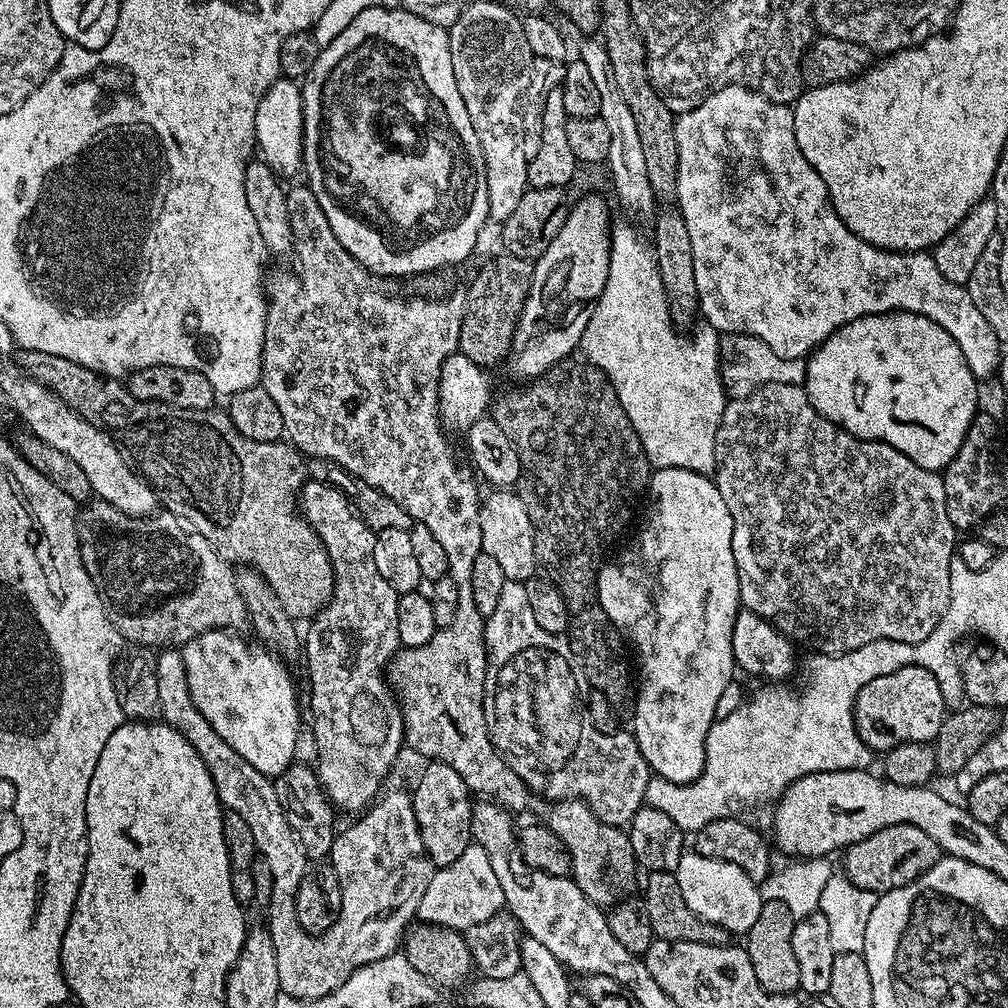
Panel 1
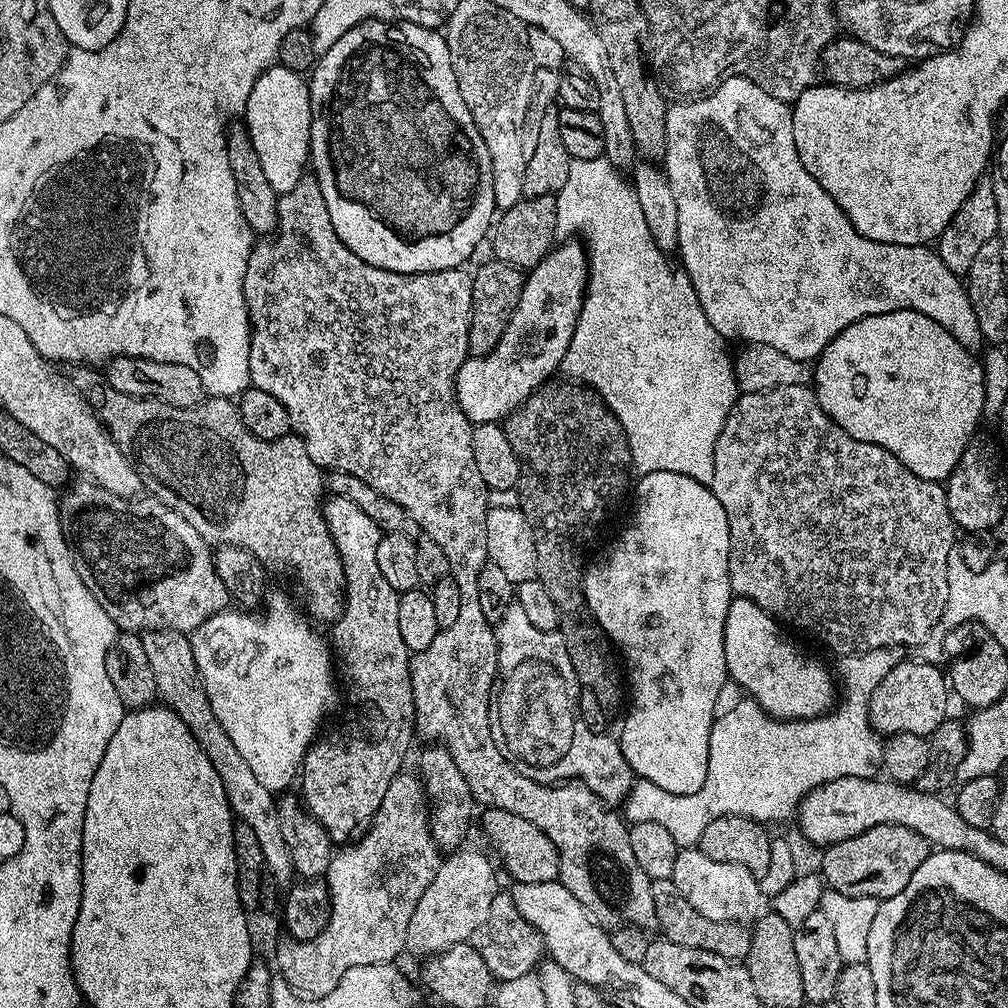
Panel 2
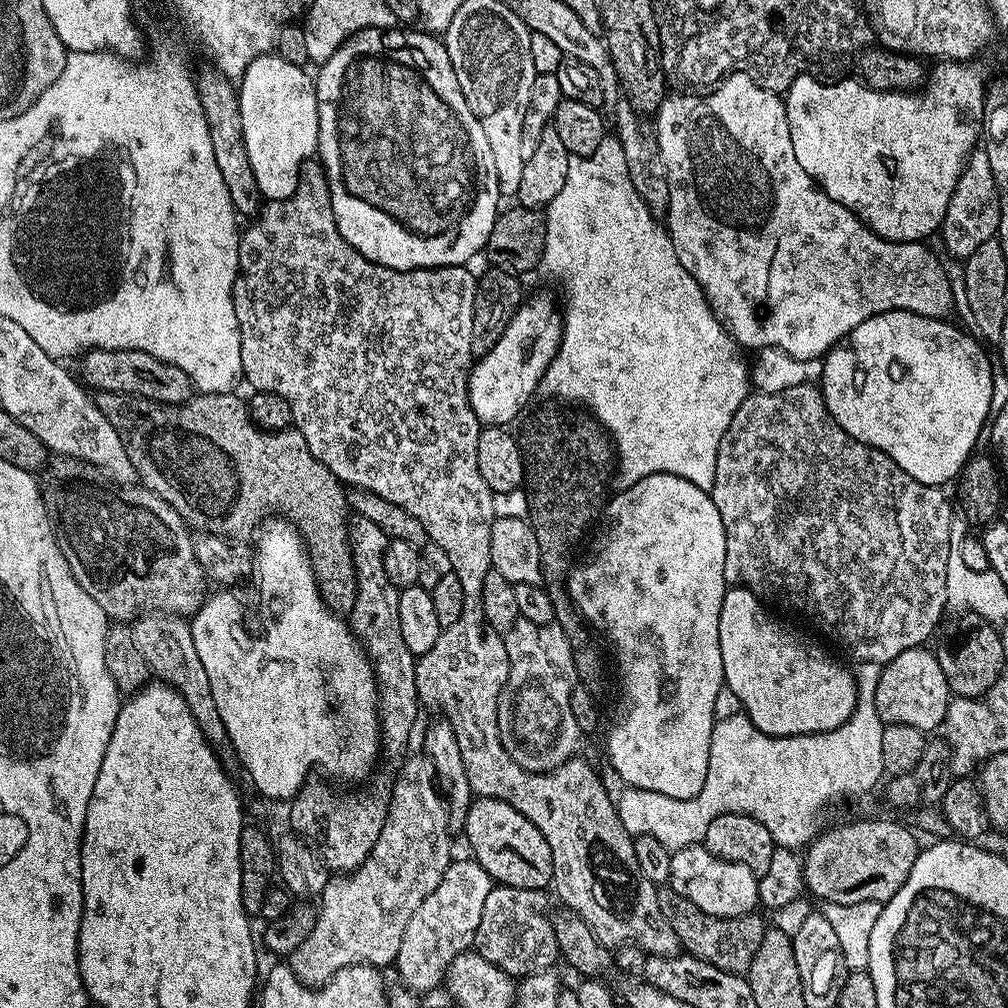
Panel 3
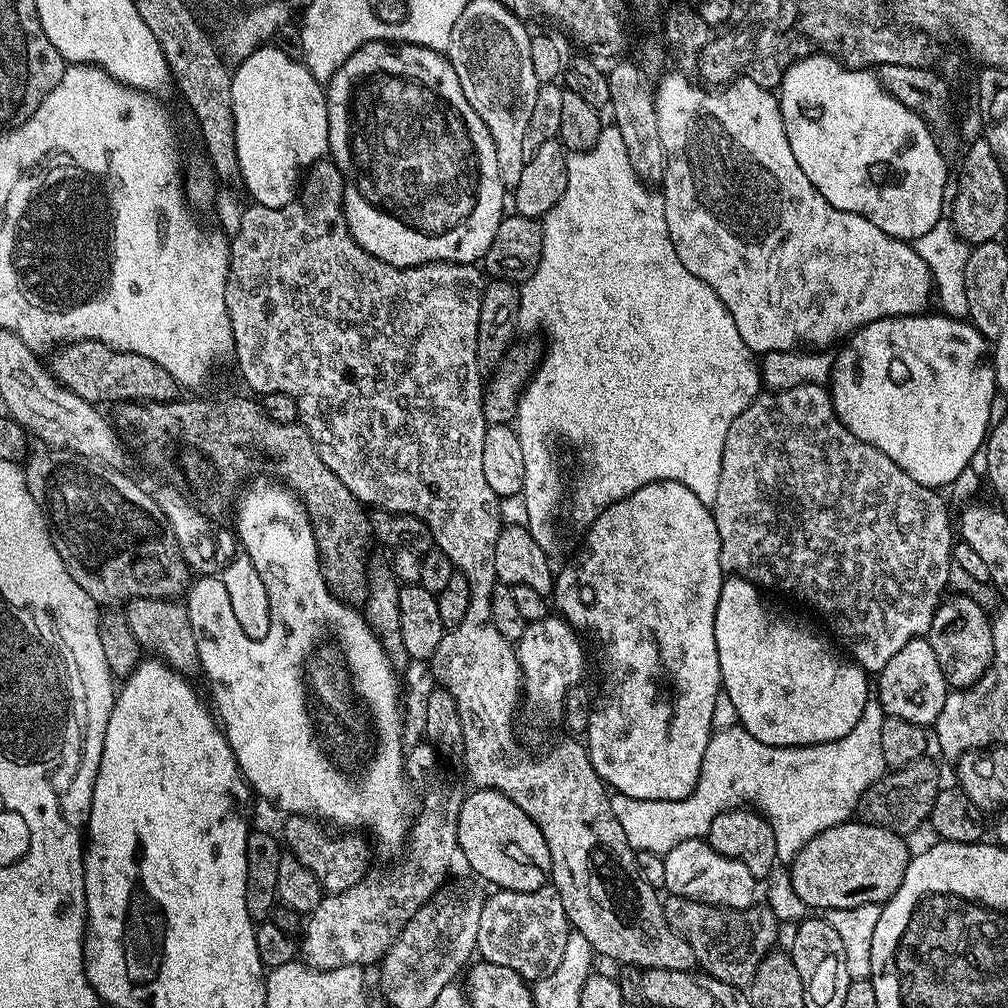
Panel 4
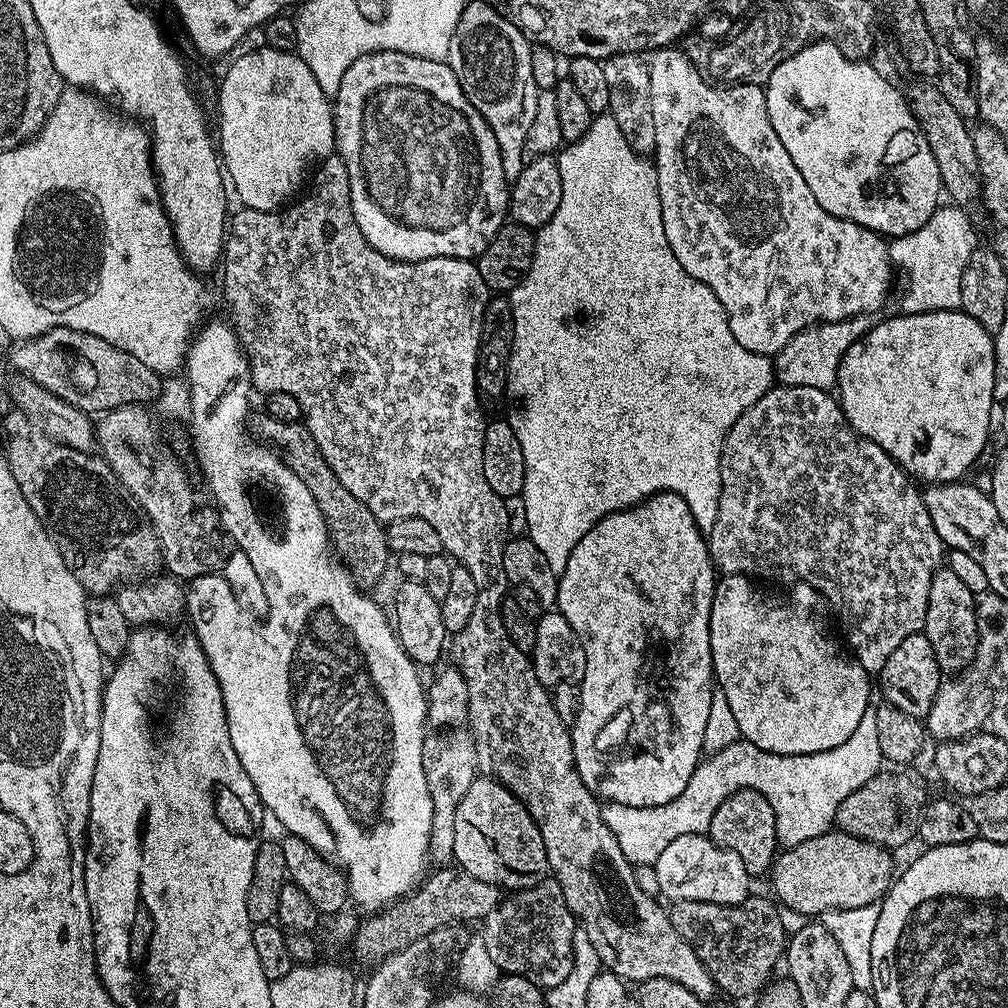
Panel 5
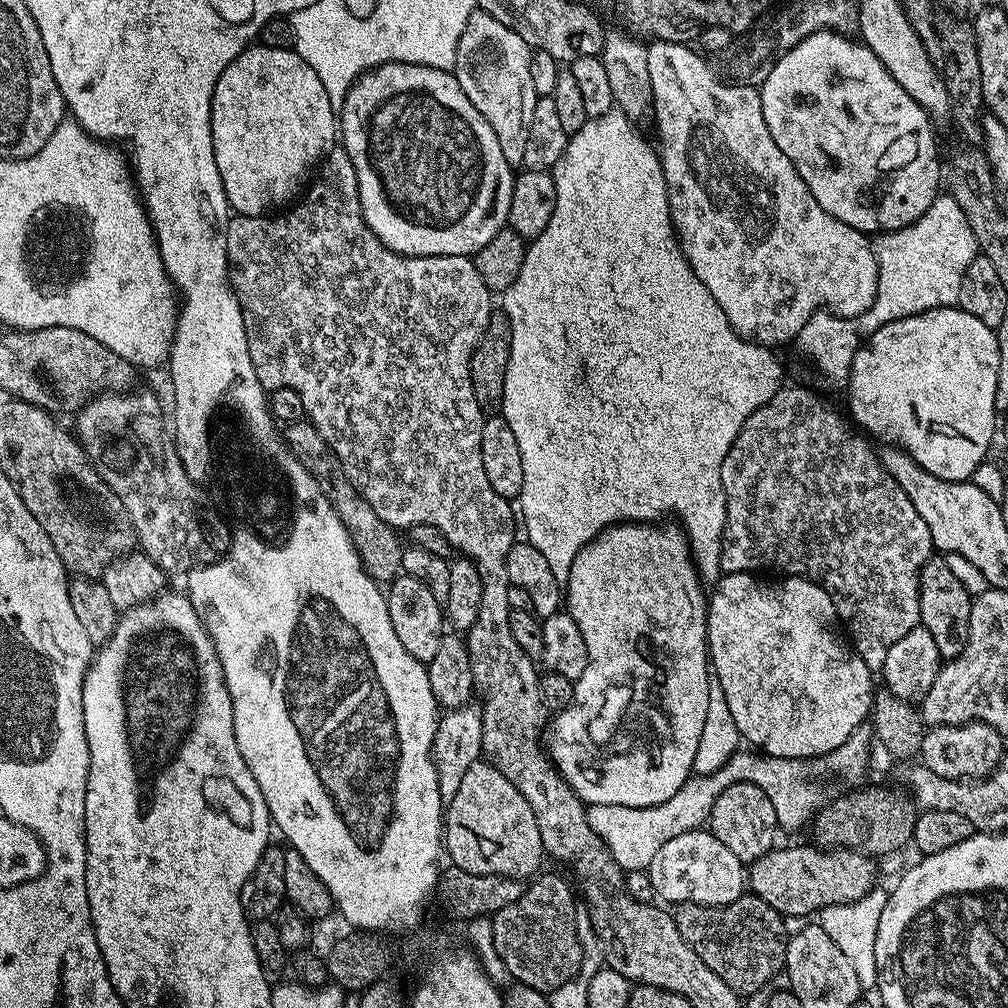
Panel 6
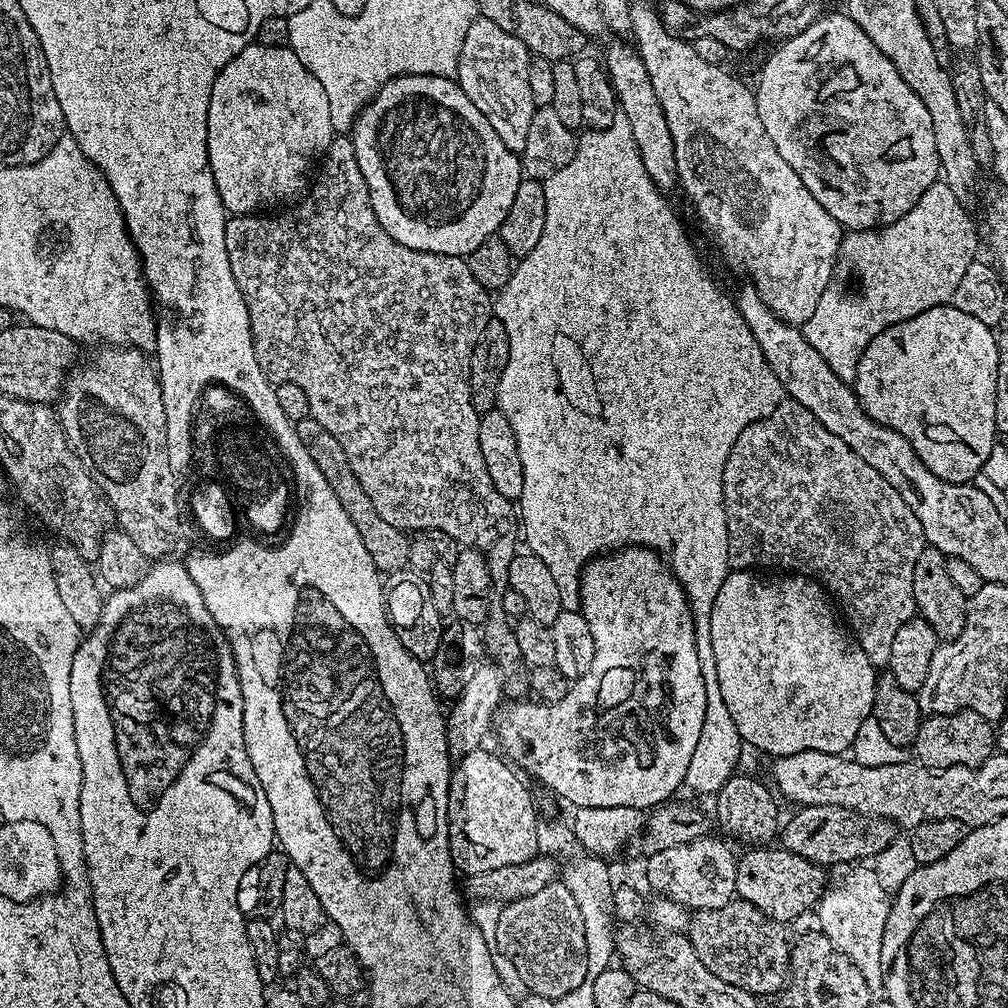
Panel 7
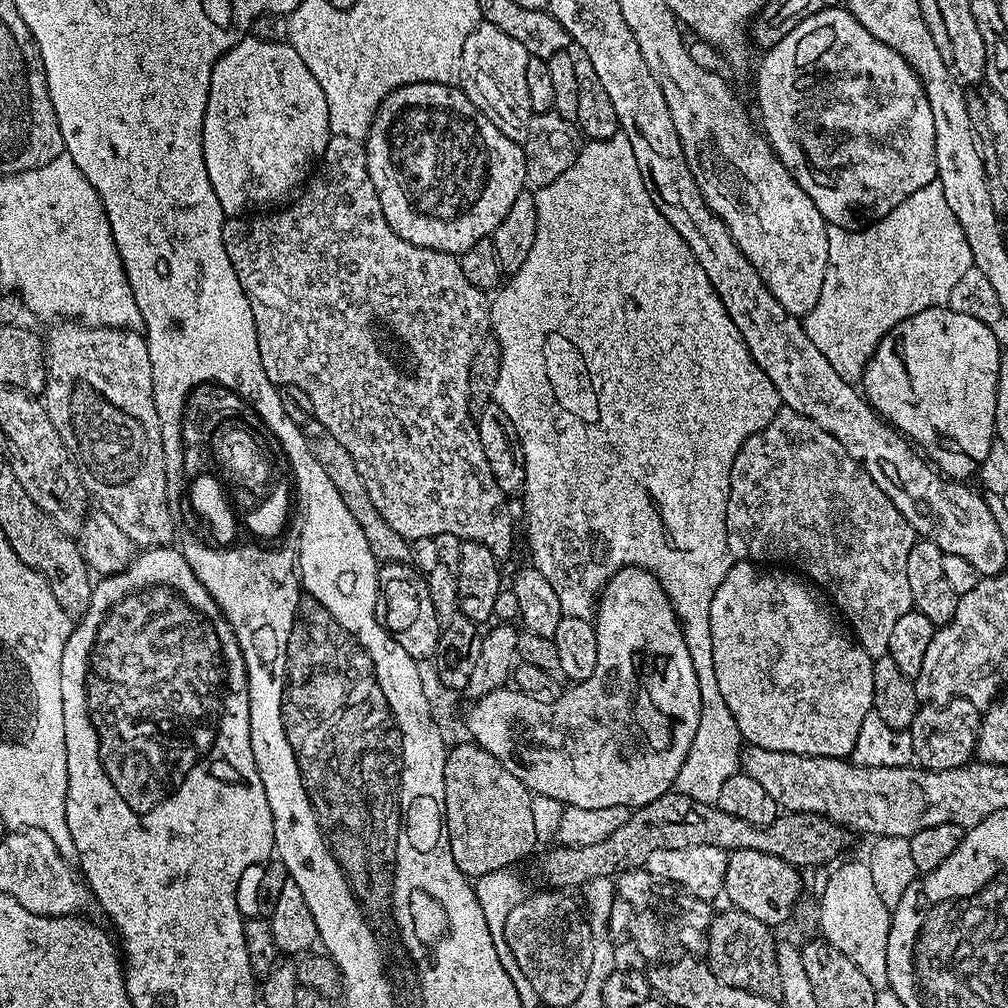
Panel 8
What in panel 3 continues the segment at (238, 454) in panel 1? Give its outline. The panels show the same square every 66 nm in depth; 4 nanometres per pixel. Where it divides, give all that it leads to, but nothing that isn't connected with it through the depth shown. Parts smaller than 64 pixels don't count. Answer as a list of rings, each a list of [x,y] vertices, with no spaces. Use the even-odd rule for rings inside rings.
[[[97,391],[94,399],[98,410],[102,410],[102,414],[106,414],[110,426],[114,426],[114,430],[118,430],[118,434],[126,446],[126,454],[130,454],[130,462],[136,468],[139,483],[143,487],[150,489],[154,494],[158,494],[158,498],[167,502],[193,529],[201,528],[204,532],[213,532],[216,538],[244,538],[248,536],[247,532],[254,531],[253,533],[255,533],[261,521],[269,514],[272,514],[267,514],[267,512],[272,512],[275,508],[288,508],[289,513],[287,512],[287,515],[290,517],[292,523],[300,529],[300,534],[304,537],[305,545],[311,555],[316,570],[316,584],[320,588],[320,594],[323,596],[325,604],[337,614],[351,613],[360,587],[358,586],[356,567],[354,566],[354,558],[352,557],[350,515],[348,516],[348,508],[350,512],[350,496],[348,500],[347,494],[344,493],[346,491],[345,485],[314,455],[304,435],[296,431],[295,427],[283,428],[280,432],[263,431],[252,421],[252,414],[248,410],[247,403],[243,399],[240,401],[236,395],[235,391],[209,392],[207,394],[193,395],[187,404],[159,404],[156,400],[147,400],[141,396],[131,396],[130,394],[122,394],[121,392]]]

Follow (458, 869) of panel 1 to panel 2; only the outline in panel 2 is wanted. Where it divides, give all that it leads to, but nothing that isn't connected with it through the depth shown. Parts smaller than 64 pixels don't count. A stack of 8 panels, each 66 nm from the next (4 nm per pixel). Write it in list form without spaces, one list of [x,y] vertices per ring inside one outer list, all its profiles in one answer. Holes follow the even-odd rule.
[[[461,850],[445,855],[438,866],[438,874],[434,874],[434,882],[426,886],[426,894],[415,897],[414,914],[410,914],[410,926],[408,927],[407,951],[417,952],[420,958],[434,956],[438,952],[444,952],[452,944],[468,942],[474,930],[482,922],[486,922],[492,902],[498,893],[496,887],[496,872],[492,864],[480,852],[468,852]]]

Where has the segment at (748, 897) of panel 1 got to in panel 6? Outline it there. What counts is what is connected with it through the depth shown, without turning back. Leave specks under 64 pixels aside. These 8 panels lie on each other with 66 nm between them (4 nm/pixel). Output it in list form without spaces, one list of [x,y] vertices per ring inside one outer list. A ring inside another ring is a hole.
[[[697,830],[678,834],[678,838],[670,838],[647,868],[649,880],[657,897],[669,900],[672,906],[681,904],[701,904],[702,906],[722,906],[745,895],[746,866],[718,838],[714,838],[711,830]]]

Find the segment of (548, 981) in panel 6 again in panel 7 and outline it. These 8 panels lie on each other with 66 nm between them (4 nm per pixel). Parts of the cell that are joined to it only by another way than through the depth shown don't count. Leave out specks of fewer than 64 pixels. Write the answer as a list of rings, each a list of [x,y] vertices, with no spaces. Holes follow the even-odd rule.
[[[558,878],[548,881],[546,886],[542,890],[538,890],[537,893],[530,894],[527,898],[516,899],[501,907],[494,948],[507,963],[514,966],[518,978],[525,983],[529,993],[543,996],[543,998],[555,1001],[565,994],[570,994],[571,991],[582,986],[582,982],[589,979],[585,919],[579,912],[574,894],[571,894],[570,890]]]

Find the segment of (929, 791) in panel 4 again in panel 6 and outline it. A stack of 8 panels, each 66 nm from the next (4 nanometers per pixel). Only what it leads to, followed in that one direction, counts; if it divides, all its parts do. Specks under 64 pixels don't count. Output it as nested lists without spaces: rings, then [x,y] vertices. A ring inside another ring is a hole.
[[[870,788],[866,792],[840,796],[829,804],[827,801],[810,821],[811,843],[825,850],[848,848],[851,852],[863,852],[869,858],[904,850],[909,847],[918,815],[913,801],[905,793],[904,796],[888,788]]]

